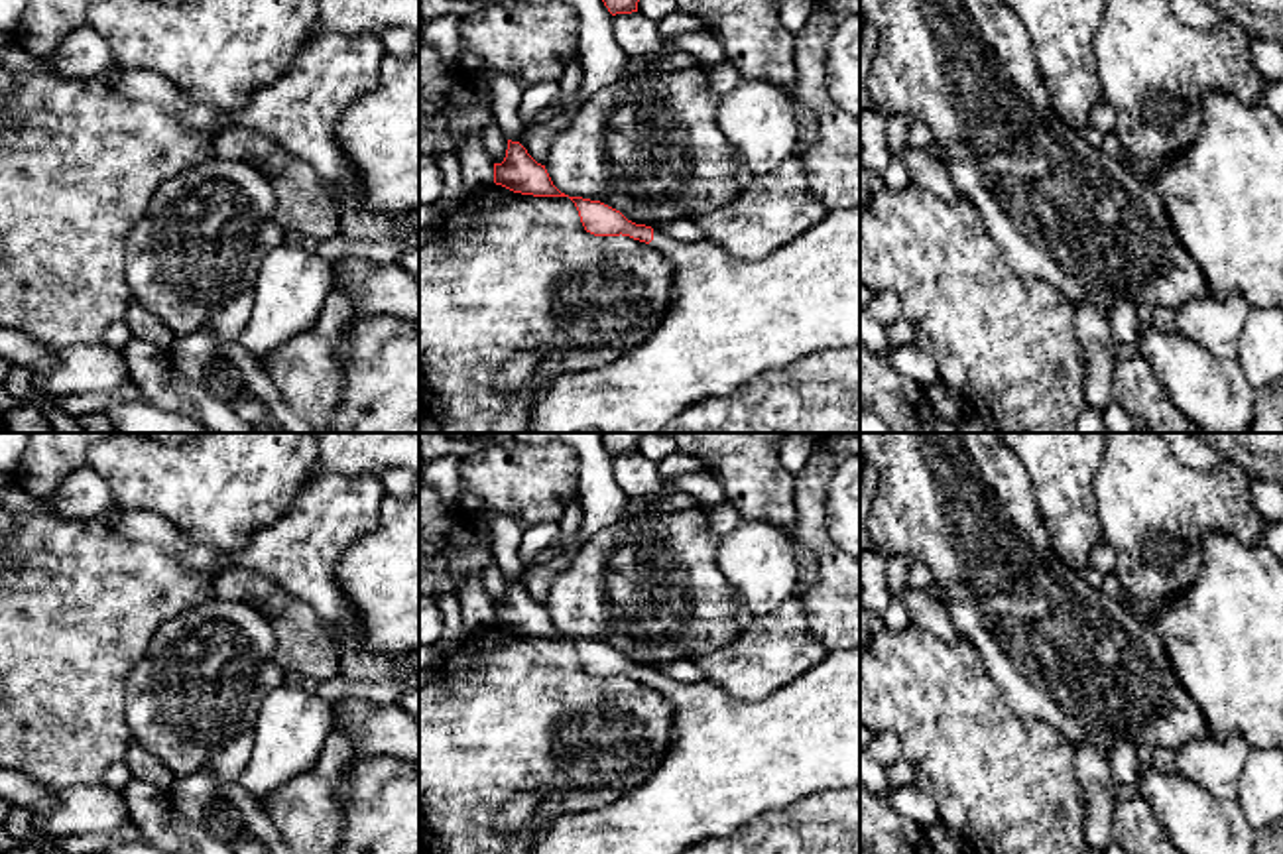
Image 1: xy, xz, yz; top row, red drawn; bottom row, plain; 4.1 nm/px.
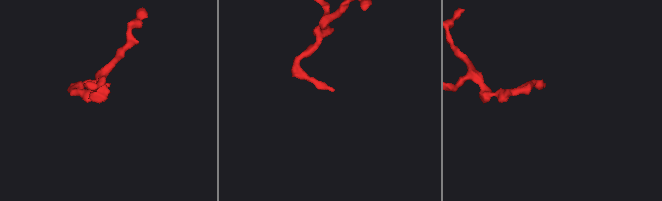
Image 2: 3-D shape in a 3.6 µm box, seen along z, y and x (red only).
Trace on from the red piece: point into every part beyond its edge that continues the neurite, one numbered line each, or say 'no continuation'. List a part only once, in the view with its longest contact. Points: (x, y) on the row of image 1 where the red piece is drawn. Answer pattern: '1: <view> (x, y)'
1: xz (731, 319)

